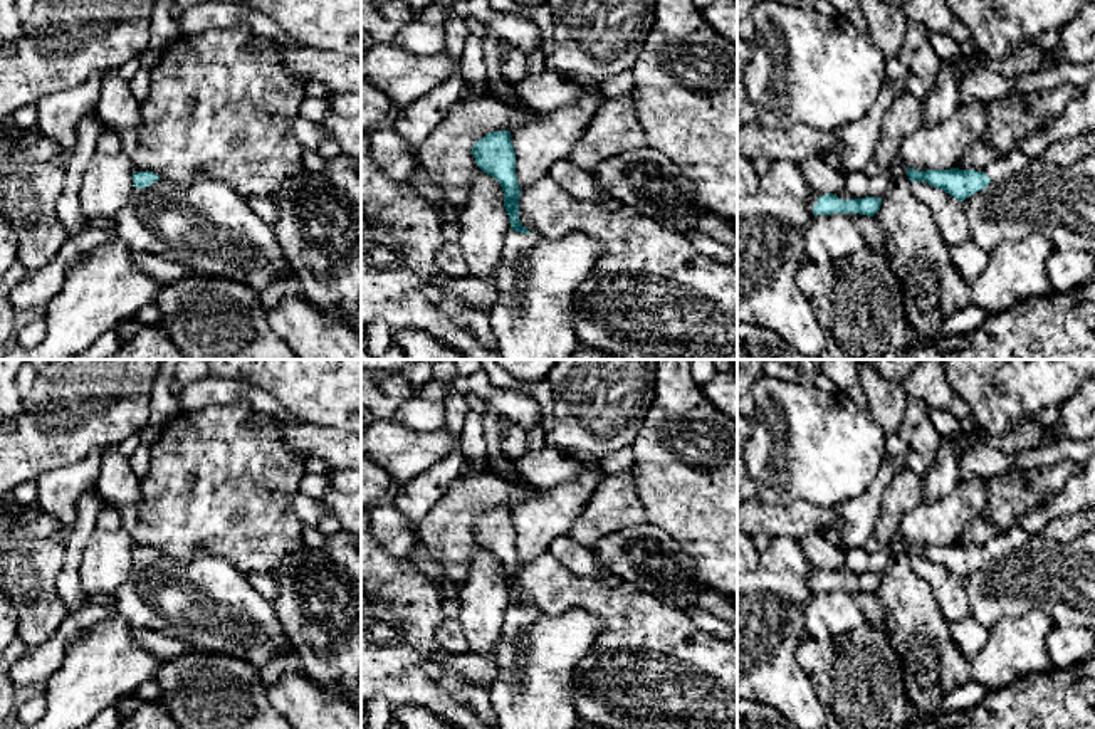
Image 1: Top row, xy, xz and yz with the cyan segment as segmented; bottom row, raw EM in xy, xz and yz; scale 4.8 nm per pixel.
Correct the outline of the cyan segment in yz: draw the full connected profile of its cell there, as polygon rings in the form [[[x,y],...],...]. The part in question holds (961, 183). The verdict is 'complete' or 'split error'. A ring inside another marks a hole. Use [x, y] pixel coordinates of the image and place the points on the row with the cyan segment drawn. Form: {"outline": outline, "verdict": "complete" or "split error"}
{"outline": [[[1095,131],[1083,133],[1058,143],[1053,143],[1040,158],[1026,156],[1021,151],[1006,151],[996,161],[986,165],[982,171],[976,170],[907,170],[910,181],[925,181],[940,188],[951,197],[964,202],[971,195],[984,190],[991,181],[1003,183],[1035,161],[1066,166],[1095,153]]], "verdict": "split error"}

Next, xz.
{"outline": [[[492,131],[472,148],[477,166],[495,178],[504,191],[504,207],[509,215],[511,230],[504,239],[504,262],[517,265],[532,249],[536,237],[519,220],[519,183],[516,175],[516,153],[511,131]]], "verdict": "split error"}

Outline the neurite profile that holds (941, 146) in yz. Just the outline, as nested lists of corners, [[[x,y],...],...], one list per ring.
[[[972,101],[954,109],[944,121],[924,126],[907,136],[890,166],[878,175],[853,171],[845,175],[846,191],[855,198],[882,198],[892,180],[907,176],[907,170],[957,168],[964,153],[988,126],[989,101]]]

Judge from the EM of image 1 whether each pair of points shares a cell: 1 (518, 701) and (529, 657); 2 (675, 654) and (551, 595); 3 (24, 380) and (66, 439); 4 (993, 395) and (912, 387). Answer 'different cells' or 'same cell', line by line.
1: same cell
2: same cell
3: different cells
4: different cells

